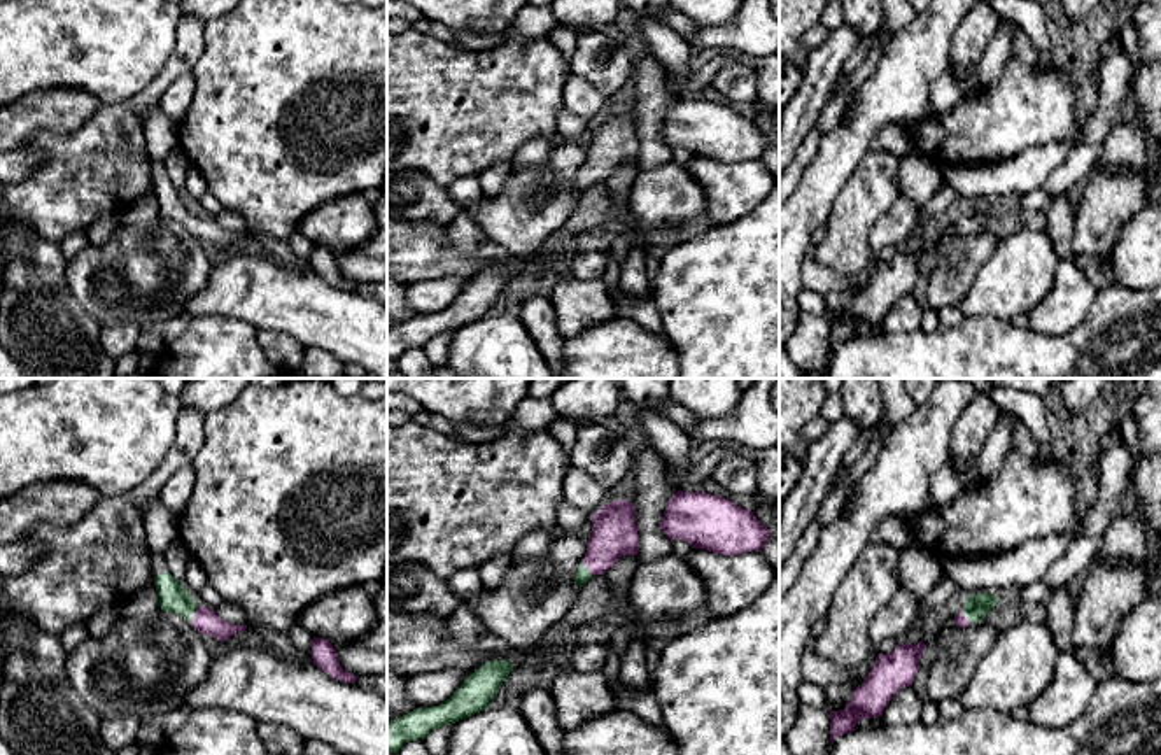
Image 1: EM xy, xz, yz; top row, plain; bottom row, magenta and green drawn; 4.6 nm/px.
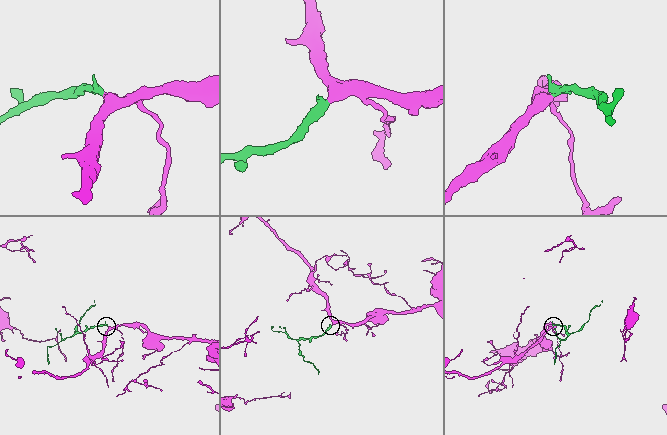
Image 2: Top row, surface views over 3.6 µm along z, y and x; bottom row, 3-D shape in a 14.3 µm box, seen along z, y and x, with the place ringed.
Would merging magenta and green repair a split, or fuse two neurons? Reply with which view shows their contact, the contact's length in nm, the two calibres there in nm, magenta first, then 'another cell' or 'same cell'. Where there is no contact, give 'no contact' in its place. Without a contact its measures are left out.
contact in xy; length 70 nm; calibres 120 and 140 nm; same cell

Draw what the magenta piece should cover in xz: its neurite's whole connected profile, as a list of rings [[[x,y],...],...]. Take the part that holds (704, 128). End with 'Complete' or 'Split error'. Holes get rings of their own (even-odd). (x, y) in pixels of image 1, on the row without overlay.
[[[678,98],[665,114],[660,137],[671,149],[683,147],[720,163],[762,159],[770,144],[751,117],[700,98]]]. Complete

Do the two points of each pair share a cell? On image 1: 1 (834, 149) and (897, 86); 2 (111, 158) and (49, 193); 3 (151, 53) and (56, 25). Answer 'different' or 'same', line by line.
1: same
2: same
3: same

